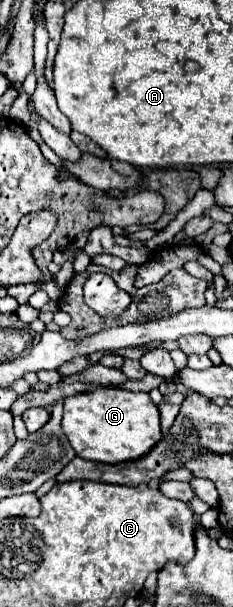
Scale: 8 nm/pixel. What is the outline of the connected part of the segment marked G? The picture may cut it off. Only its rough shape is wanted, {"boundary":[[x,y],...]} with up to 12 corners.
{"boundary":[[100,386],[64,398],[80,458],[118,464],[160,440],[146,392]]}

